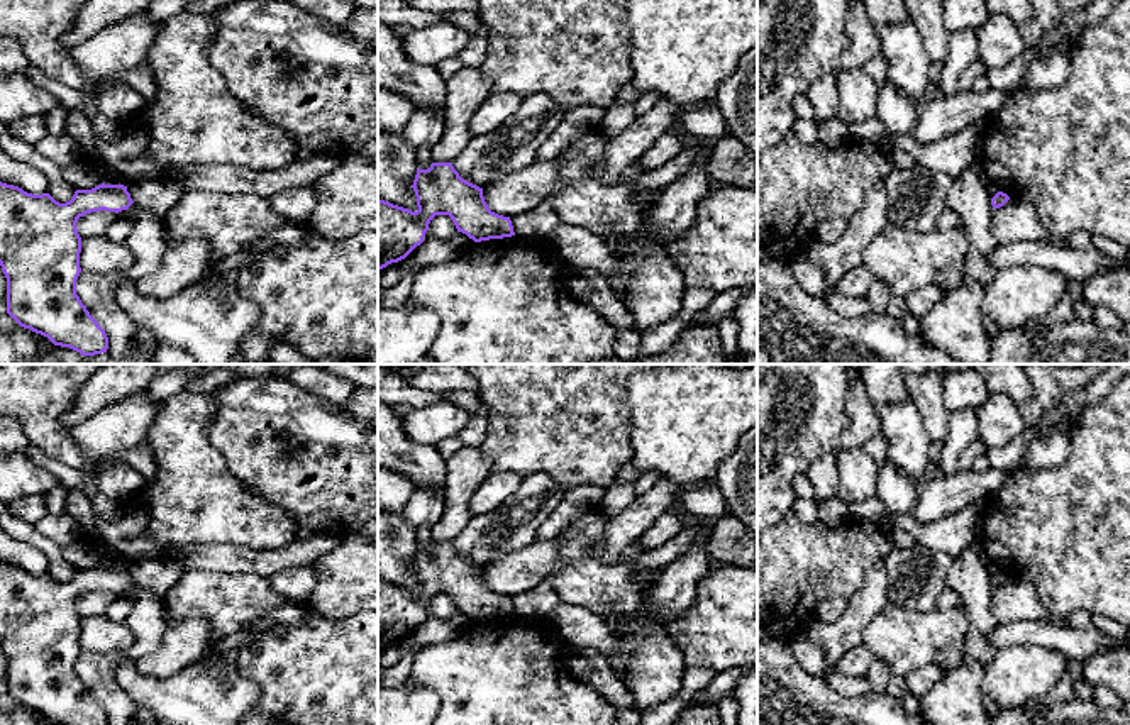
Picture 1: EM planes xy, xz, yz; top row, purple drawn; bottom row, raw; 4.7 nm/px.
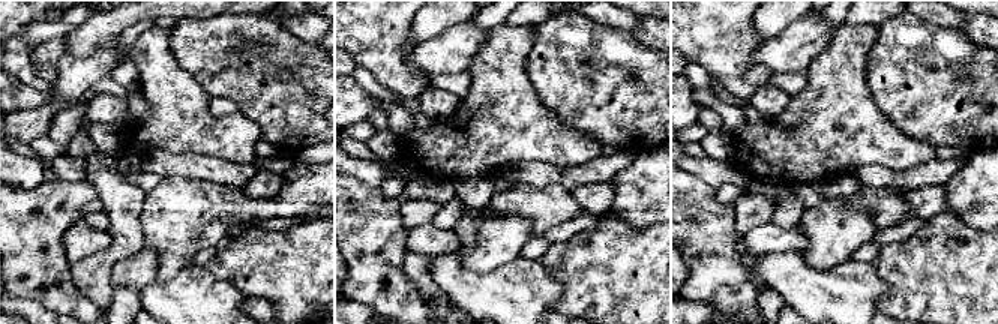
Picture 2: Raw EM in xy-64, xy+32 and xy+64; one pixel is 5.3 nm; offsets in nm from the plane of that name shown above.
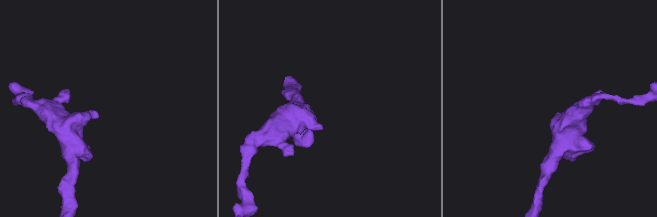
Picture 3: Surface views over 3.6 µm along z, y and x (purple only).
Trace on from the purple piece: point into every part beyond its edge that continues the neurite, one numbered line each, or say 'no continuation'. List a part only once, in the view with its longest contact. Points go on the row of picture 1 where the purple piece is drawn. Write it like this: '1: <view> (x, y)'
no continuation

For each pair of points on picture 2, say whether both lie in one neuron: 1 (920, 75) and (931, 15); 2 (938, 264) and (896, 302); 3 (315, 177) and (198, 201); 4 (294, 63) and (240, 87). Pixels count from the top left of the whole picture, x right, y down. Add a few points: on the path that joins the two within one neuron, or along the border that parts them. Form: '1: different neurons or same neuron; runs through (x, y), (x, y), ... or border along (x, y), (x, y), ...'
1: different neurons; border along (914, 15), (938, 26), (959, 29)
2: same neuron; runs through (928, 275), (907, 296)
3: same neuron; runs through (287, 204), (279, 207), (227, 207)
4: same neuron; runs through (281, 74), (254, 74)

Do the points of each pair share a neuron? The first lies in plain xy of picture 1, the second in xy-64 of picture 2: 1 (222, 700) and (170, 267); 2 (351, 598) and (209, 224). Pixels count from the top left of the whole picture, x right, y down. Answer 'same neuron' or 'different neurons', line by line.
1: different neurons
2: same neuron

